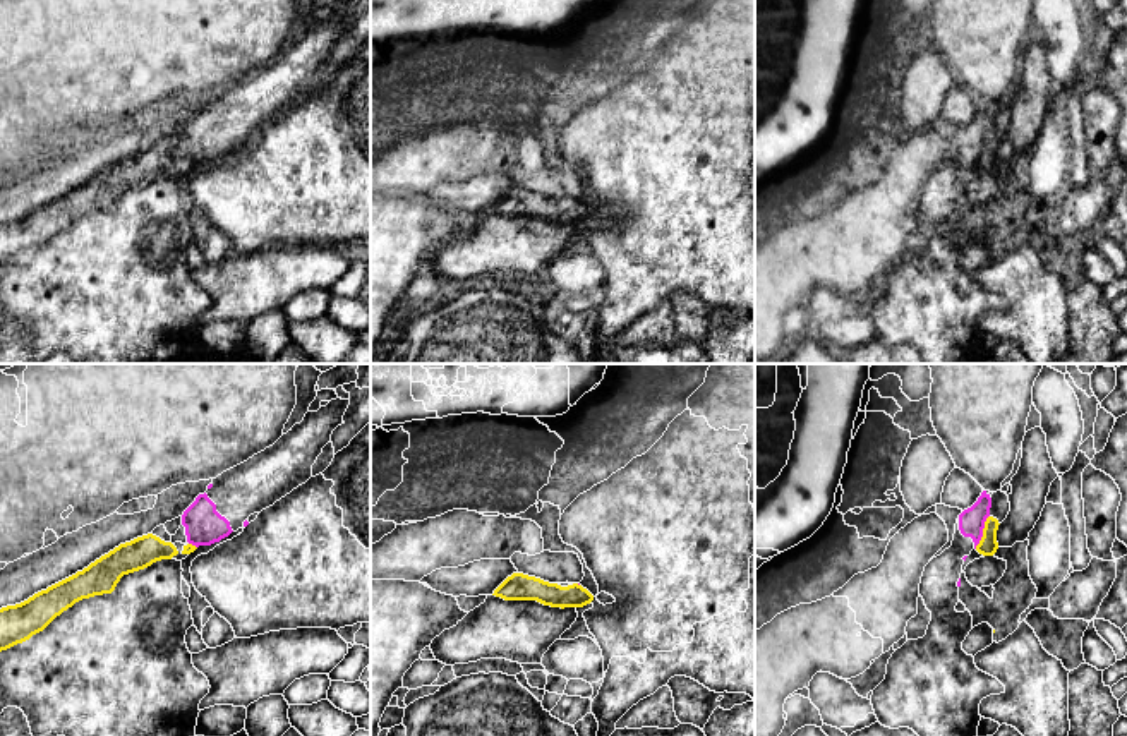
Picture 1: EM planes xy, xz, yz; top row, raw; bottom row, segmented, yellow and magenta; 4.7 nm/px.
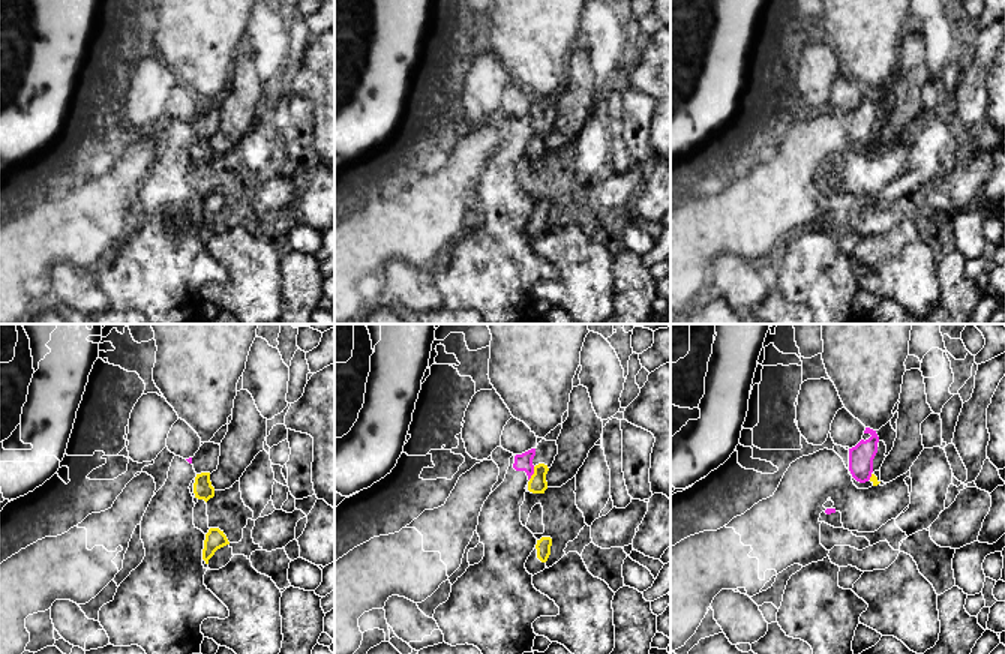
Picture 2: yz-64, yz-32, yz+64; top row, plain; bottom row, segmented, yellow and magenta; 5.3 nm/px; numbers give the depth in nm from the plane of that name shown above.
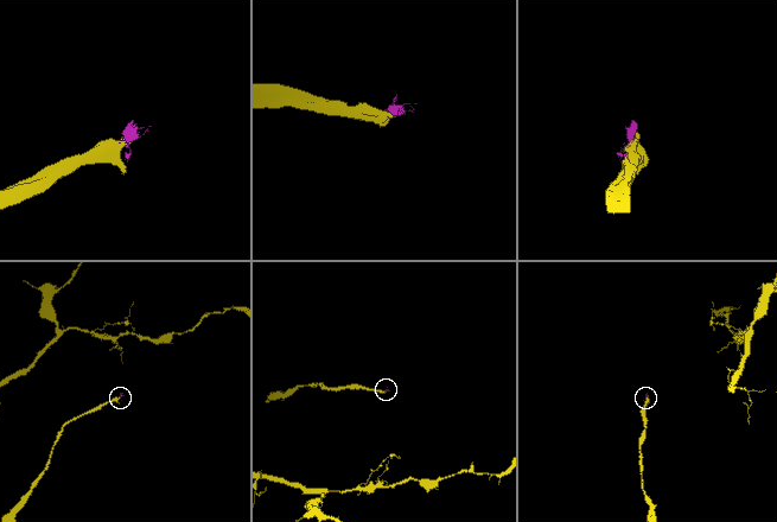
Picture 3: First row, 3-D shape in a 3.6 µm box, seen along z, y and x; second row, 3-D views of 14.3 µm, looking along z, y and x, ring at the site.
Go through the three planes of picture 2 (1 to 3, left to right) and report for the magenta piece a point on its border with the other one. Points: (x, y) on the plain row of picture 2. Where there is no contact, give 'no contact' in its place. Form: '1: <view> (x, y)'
1: no contact
2: yz-32 (534, 137)
3: yz+64 (870, 141)

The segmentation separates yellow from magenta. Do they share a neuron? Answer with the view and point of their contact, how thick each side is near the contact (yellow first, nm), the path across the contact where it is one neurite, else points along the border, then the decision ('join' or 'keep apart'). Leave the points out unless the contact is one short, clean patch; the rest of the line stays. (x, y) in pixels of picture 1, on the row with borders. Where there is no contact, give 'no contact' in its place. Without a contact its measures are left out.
yz (983, 532) | 90/130 nm | along yz (988, 515), (983, 536), (975, 548) | keep apart

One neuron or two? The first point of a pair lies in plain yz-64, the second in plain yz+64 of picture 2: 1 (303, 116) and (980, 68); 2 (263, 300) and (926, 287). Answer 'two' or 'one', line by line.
1: one
2: one

